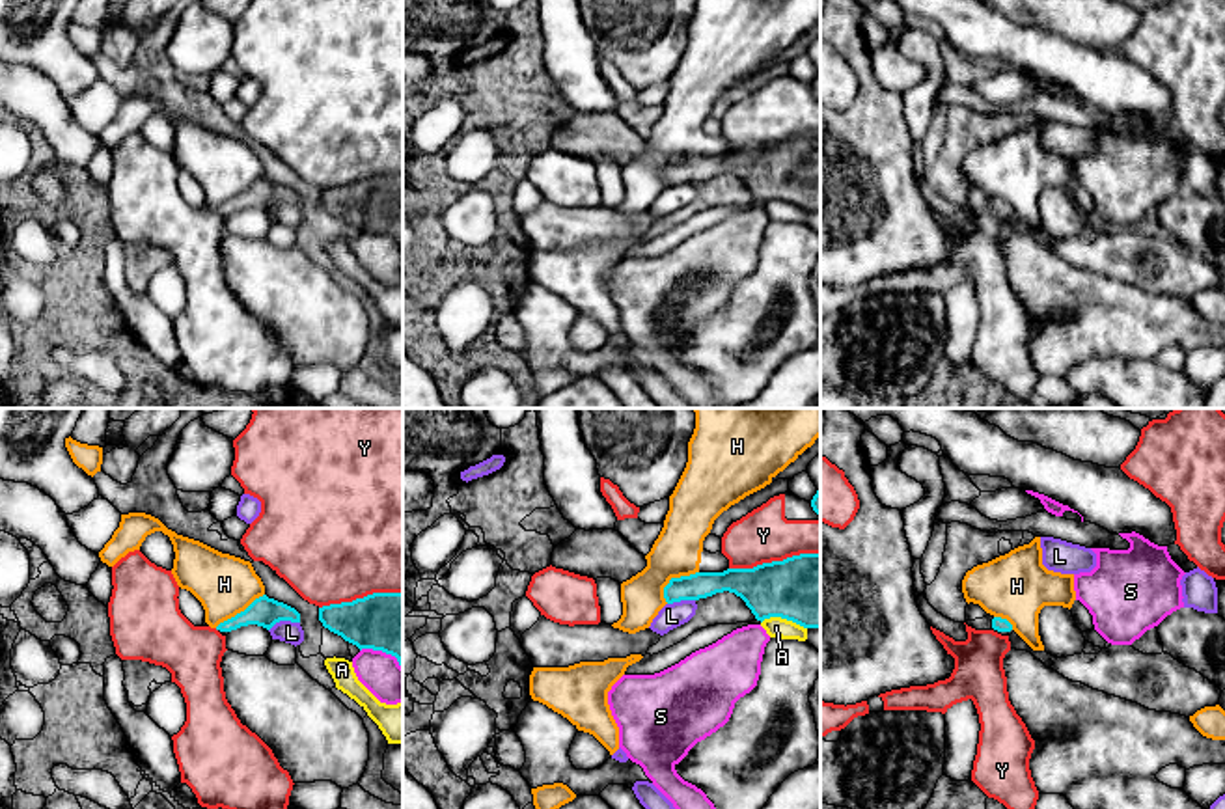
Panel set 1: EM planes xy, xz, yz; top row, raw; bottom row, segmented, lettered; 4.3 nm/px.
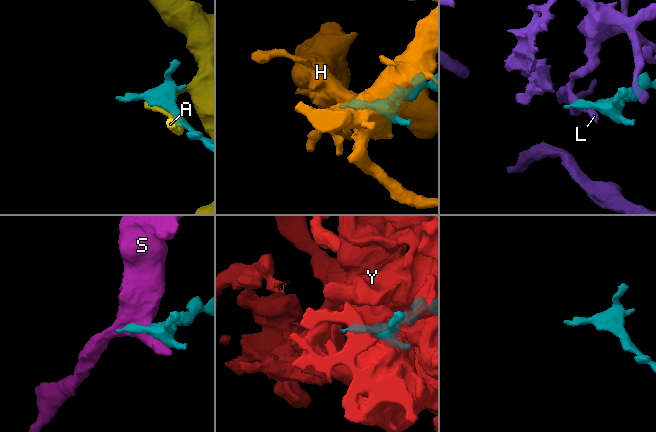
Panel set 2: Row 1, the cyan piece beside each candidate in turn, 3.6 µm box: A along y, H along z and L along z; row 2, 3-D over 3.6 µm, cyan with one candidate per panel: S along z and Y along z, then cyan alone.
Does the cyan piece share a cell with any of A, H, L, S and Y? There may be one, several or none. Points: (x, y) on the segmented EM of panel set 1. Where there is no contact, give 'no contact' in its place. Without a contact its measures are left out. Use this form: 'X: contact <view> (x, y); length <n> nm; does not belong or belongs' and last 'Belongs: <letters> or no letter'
A: contact xz (784, 617); length 200 nm; does not belong
H: contact xz (674, 578); length 200 nm; does not belong
L: contact xy (284, 619); length 140 nm; does not belong
S: contact xy (383, 651); length 200 nm; does not belong
Y: contact xz (774, 562); length 400 nm; does not belong
Belongs: no letter

